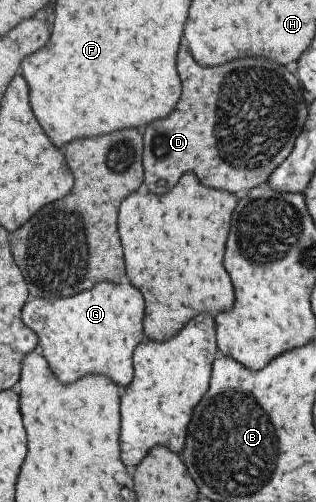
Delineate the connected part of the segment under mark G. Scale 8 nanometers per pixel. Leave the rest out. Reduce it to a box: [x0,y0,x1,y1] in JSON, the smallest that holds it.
[19,282,143,388]

